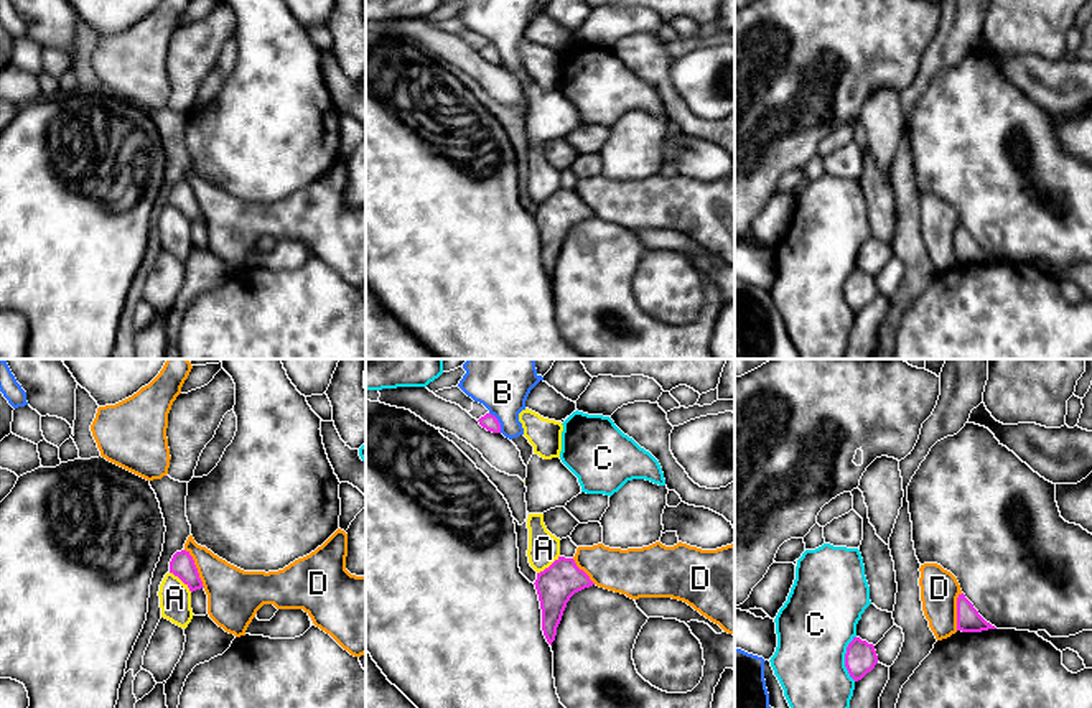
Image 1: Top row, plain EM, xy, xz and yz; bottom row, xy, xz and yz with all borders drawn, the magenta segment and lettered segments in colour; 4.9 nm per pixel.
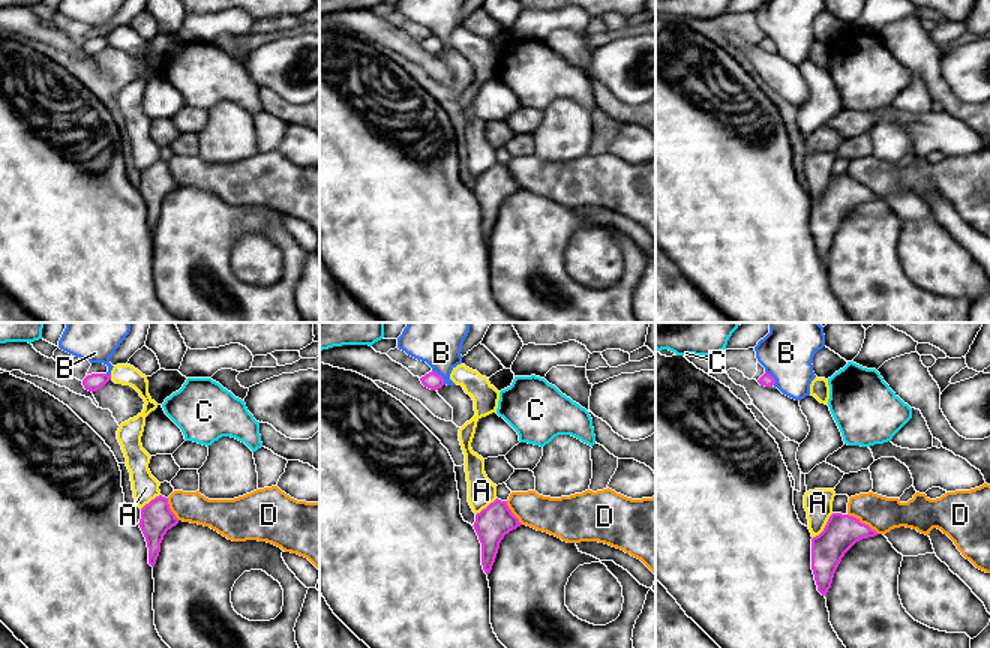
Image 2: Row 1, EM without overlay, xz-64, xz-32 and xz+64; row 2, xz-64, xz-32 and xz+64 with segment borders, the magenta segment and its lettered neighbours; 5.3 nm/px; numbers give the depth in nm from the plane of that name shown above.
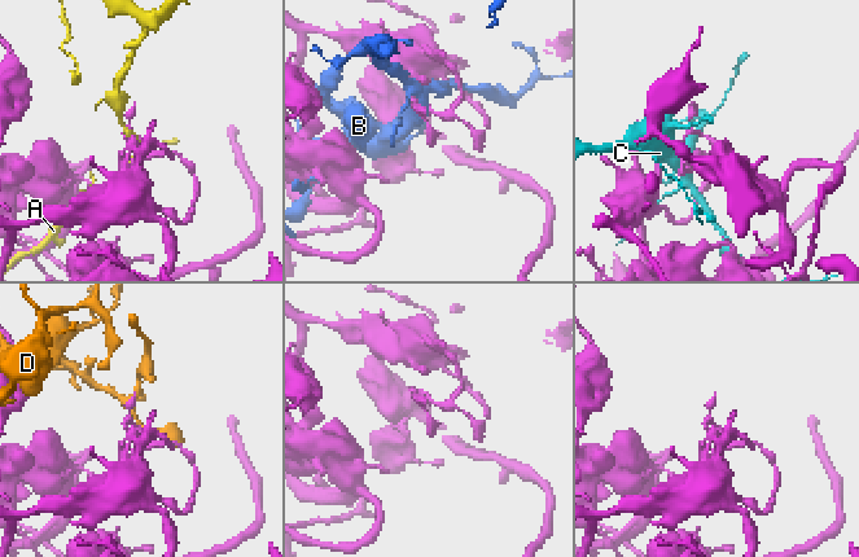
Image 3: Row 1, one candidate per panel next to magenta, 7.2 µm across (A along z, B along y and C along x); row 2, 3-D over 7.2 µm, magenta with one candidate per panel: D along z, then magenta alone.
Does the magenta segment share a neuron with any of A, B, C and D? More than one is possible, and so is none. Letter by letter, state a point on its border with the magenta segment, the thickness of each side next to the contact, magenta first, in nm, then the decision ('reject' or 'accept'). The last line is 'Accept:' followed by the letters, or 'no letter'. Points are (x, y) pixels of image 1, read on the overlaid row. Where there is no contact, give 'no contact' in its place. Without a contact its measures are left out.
A: contact xy (182, 580); calibres 120 and 160 nm; reject
B: contact xz (498, 422); calibres 80 and 340 nm; reject
C: contact yz (845, 659); calibres 150 and 380 nm; reject
D: contact xy (196, 568); calibres 120 and 260 nm; accept
Accept: D

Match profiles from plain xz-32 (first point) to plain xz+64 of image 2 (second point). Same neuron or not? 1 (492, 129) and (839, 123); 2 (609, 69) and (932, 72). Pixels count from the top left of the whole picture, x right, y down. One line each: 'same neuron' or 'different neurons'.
1: different neurons
2: different neurons

